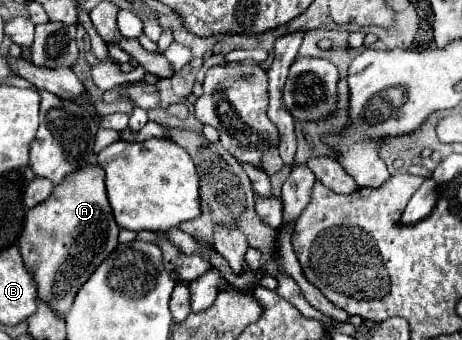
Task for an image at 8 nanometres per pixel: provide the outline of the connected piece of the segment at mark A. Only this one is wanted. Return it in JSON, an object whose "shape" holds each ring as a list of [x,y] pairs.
{"shape":[[[99,165],[81,167],[65,183],[55,185],[49,199],[25,215],[25,227],[19,237],[23,261],[33,271],[39,299],[49,303],[59,315],[69,311],[79,287],[117,245],[119,227],[111,215],[103,177],[105,171]]]}

